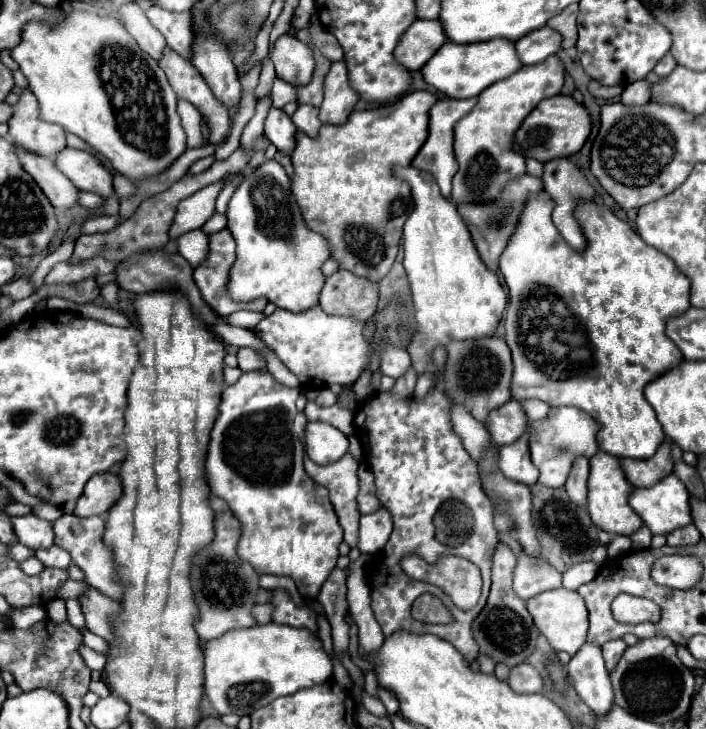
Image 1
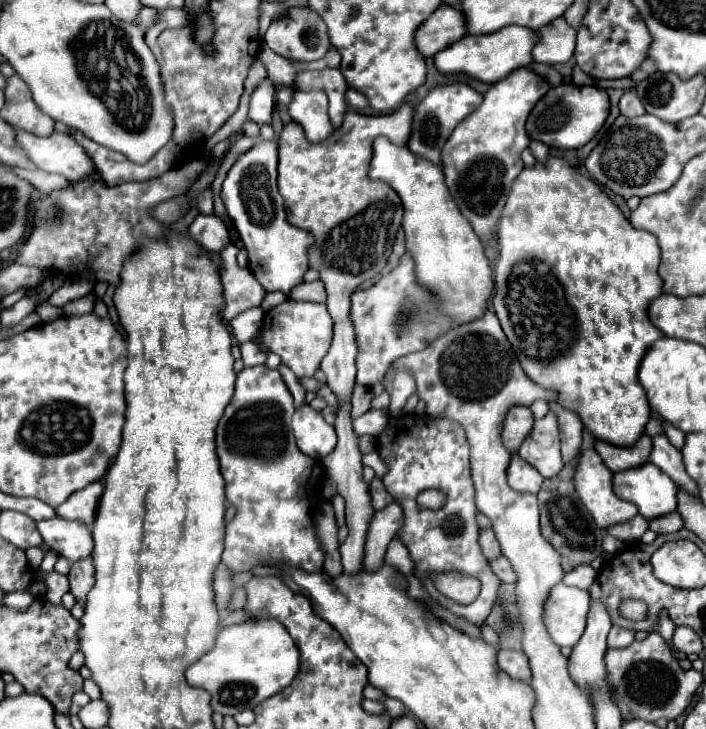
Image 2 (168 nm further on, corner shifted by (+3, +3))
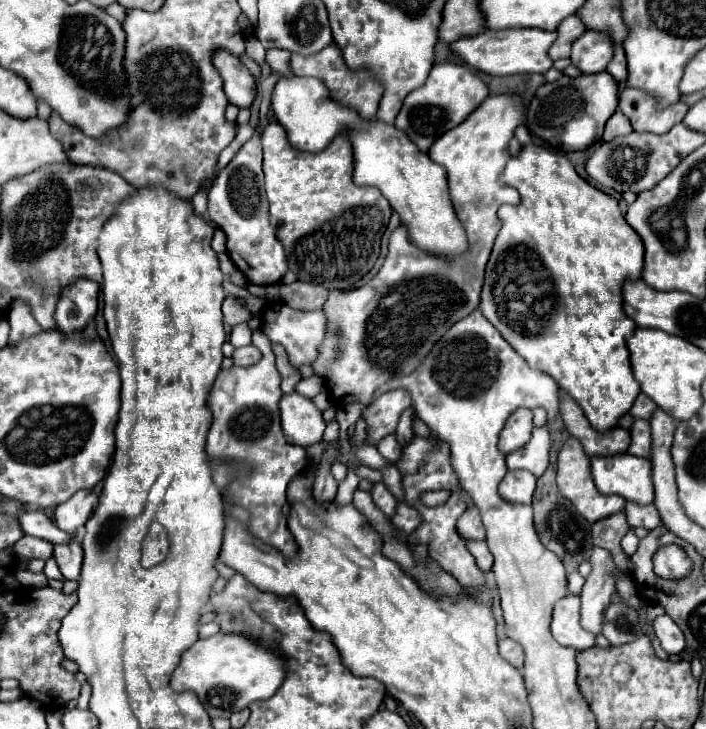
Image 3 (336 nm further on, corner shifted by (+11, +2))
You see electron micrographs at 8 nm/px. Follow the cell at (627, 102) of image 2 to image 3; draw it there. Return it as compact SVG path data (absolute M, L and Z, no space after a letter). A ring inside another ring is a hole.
M615 110L615 114L607 120L605 124L605 134L603 134L603 140L611 140L613 136L621 136L621 134L629 134L633 128L631 128L631 122L629 118L621 112L621 110Z

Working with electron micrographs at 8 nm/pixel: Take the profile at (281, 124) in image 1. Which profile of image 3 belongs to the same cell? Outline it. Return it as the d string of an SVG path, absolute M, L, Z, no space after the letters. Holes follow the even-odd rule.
M217 52L215 66L223 78L227 100L237 108L249 108L255 100L255 78L243 62L229 52Z

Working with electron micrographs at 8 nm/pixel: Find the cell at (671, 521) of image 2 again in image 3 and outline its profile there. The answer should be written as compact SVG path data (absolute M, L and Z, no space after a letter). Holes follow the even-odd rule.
M627 502L625 514L627 514L627 522L633 528L641 526L641 528L653 530L653 528L661 526L661 516L659 516L659 512L657 512L657 508L653 504L651 506L639 506L639 504Z

